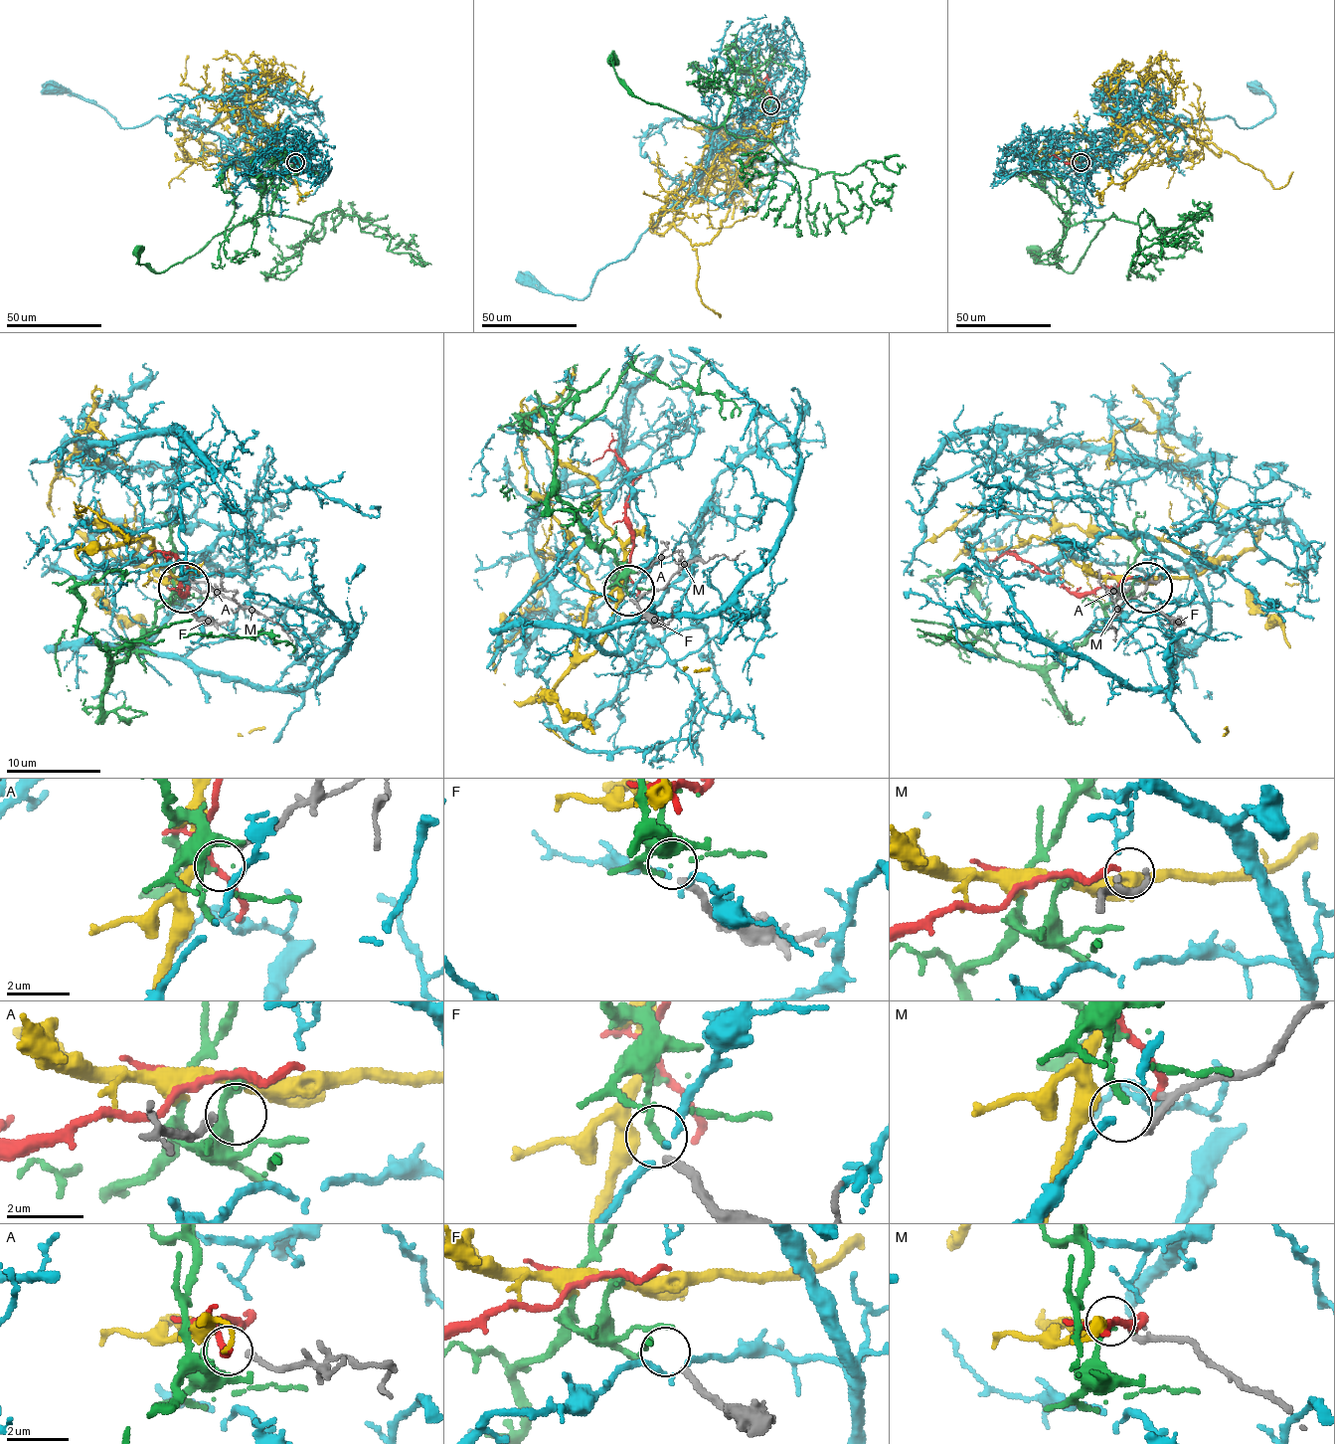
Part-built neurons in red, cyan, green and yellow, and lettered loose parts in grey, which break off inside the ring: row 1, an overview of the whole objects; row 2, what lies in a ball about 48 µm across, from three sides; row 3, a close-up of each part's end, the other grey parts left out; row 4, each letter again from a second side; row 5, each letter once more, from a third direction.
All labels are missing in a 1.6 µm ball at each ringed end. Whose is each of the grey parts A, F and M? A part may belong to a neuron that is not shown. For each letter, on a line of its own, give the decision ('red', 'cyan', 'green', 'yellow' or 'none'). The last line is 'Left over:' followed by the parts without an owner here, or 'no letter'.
A: green
F: none
M: yellow
Left over: F

